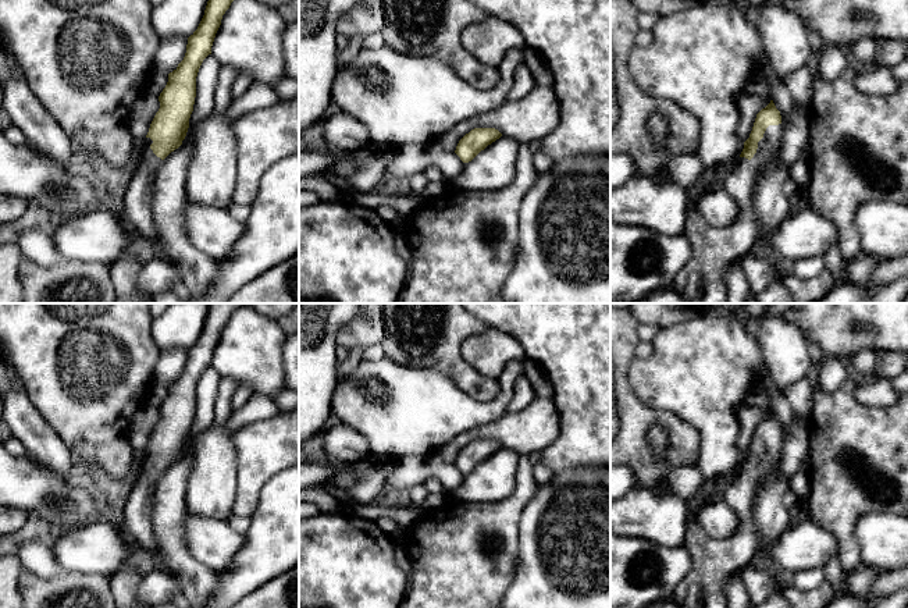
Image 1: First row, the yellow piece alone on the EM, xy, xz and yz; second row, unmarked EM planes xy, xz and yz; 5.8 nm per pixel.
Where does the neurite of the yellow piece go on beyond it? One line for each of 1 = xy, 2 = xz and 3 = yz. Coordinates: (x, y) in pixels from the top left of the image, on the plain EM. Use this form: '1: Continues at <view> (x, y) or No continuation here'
1: Continues at xy (136, 523)
2: No continuation here
3: Continues at yz (714, 561)

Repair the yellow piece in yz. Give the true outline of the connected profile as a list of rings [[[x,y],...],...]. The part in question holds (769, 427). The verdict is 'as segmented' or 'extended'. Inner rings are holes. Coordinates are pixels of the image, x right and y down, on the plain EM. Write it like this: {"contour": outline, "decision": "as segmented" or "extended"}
{"contour": [[[773,412],[755,430],[744,461],[724,493],[708,502],[726,501],[738,518],[737,530],[727,538],[711,537],[690,511],[686,547],[691,570],[677,586],[672,600],[681,608],[727,608],[724,584],[756,557],[759,541],[754,522],[758,486],[780,462],[783,435]]], "decision": "extended"}

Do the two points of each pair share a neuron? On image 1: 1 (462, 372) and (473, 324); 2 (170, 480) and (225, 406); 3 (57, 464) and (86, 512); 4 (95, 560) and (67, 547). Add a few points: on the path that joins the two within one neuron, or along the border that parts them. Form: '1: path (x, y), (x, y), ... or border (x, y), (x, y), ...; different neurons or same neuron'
1: path (455, 359), (455, 341), (460, 336); same neuron
2: border (217, 390), (212, 422); different neurons
3: border (38, 462), (74, 480); different neurons
4: path (88, 553), (85, 550), (74, 550); same neuron

